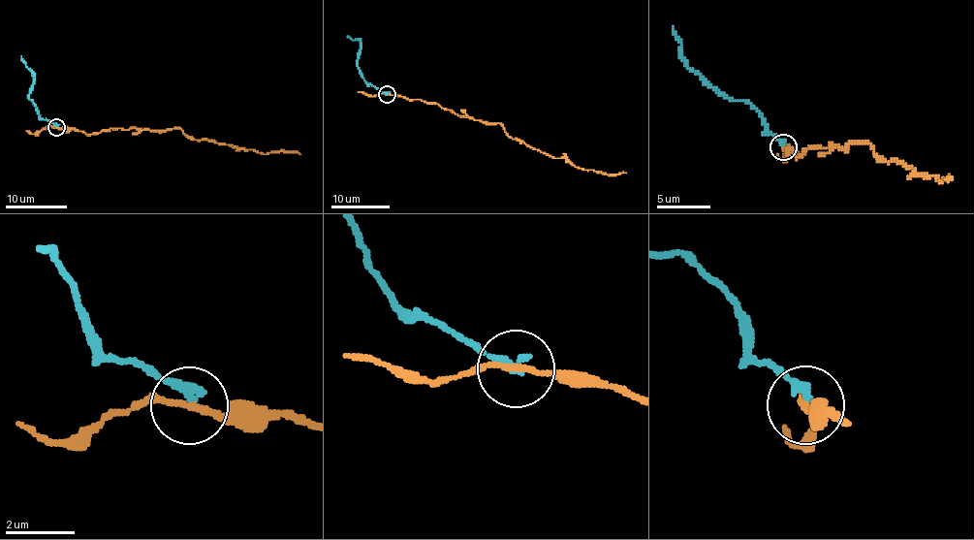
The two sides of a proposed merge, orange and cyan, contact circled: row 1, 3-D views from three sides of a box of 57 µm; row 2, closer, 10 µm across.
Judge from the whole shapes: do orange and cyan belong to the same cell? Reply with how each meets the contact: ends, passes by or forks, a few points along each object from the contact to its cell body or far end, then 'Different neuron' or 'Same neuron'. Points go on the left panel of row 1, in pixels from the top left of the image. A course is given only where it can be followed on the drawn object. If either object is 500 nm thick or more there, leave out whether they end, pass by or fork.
At the ring orange passes by. At the ring cyan ends. Course of orange: (56, 127), (91, 134), (112, 128), (161, 131), (180, 129), (197, 140), (267, 154), (294, 151), (300, 154). Course of cyan: (56, 126), (42, 118), (31, 101), (32, 71), (21, 55). Different neuron

